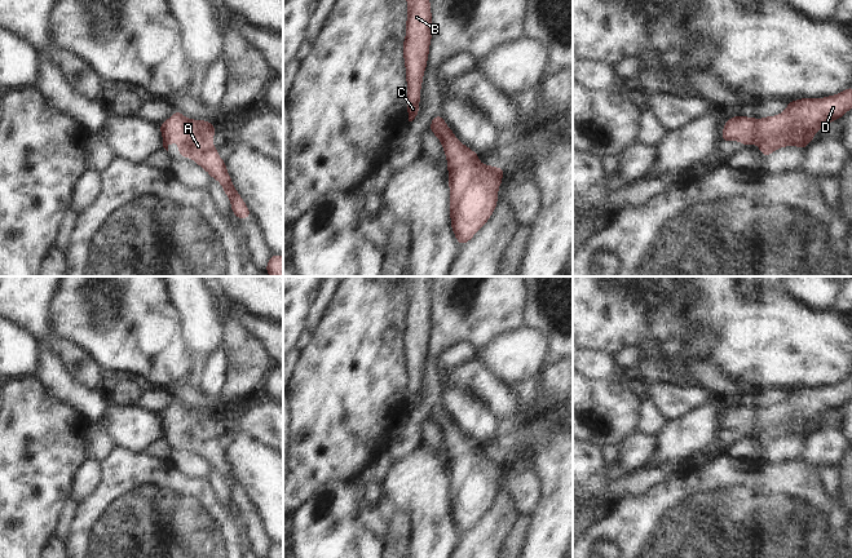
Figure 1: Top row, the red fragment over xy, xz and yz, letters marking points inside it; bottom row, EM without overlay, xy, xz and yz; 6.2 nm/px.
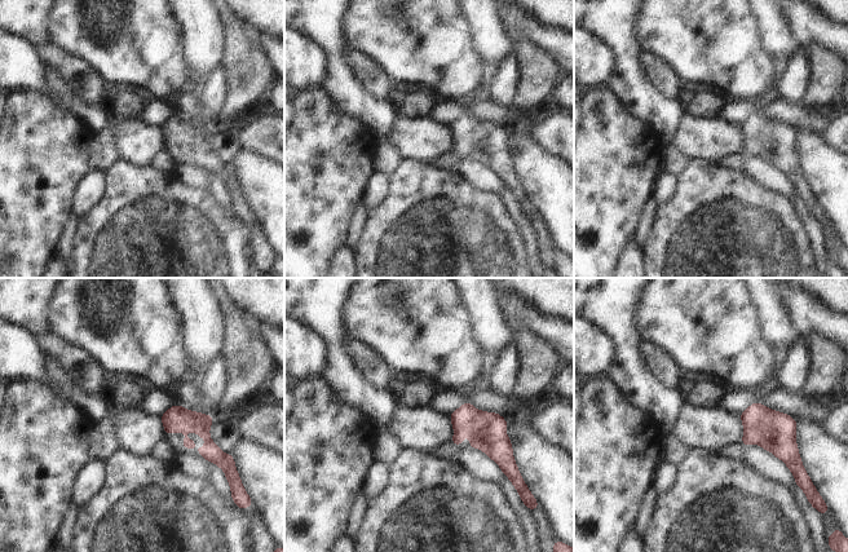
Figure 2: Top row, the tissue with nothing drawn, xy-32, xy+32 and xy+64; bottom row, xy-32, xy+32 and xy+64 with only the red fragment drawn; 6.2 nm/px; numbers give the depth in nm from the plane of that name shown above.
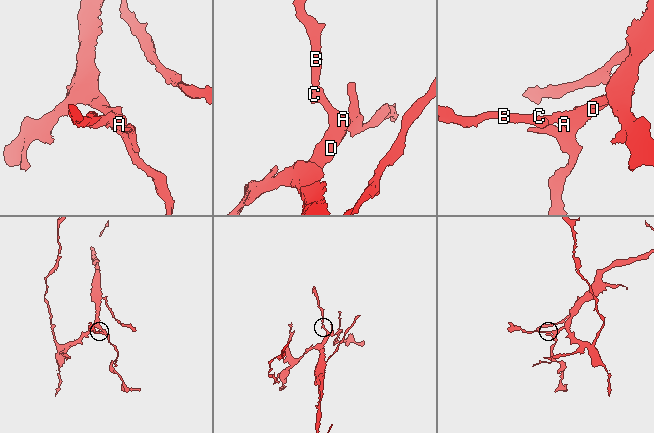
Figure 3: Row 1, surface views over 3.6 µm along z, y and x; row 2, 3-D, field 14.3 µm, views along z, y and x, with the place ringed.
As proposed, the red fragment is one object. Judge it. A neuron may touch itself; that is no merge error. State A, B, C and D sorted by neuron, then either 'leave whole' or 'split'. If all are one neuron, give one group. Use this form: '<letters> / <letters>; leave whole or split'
A B C D; leave whole

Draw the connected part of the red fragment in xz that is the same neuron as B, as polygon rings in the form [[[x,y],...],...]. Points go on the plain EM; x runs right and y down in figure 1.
[[[403,276],[403,282],[407,289],[407,311],[406,311],[406,327],[403,331],[403,347],[406,355],[406,371],[409,375],[407,381],[409,411],[412,411],[419,403],[420,377],[429,344],[429,332],[432,329],[432,304],[429,293],[429,280],[431,276]]]

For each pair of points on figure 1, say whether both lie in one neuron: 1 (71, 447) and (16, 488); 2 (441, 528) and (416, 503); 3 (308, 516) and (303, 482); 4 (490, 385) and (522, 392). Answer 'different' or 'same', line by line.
1: same
2: same
3: different
4: different

